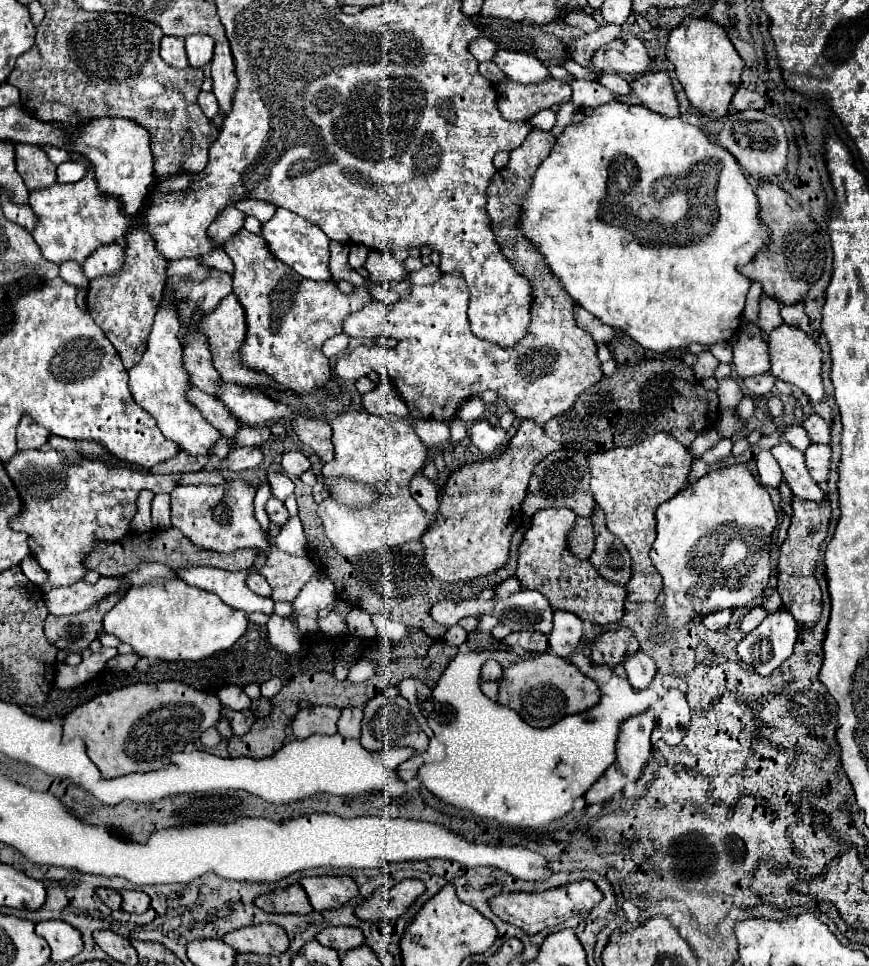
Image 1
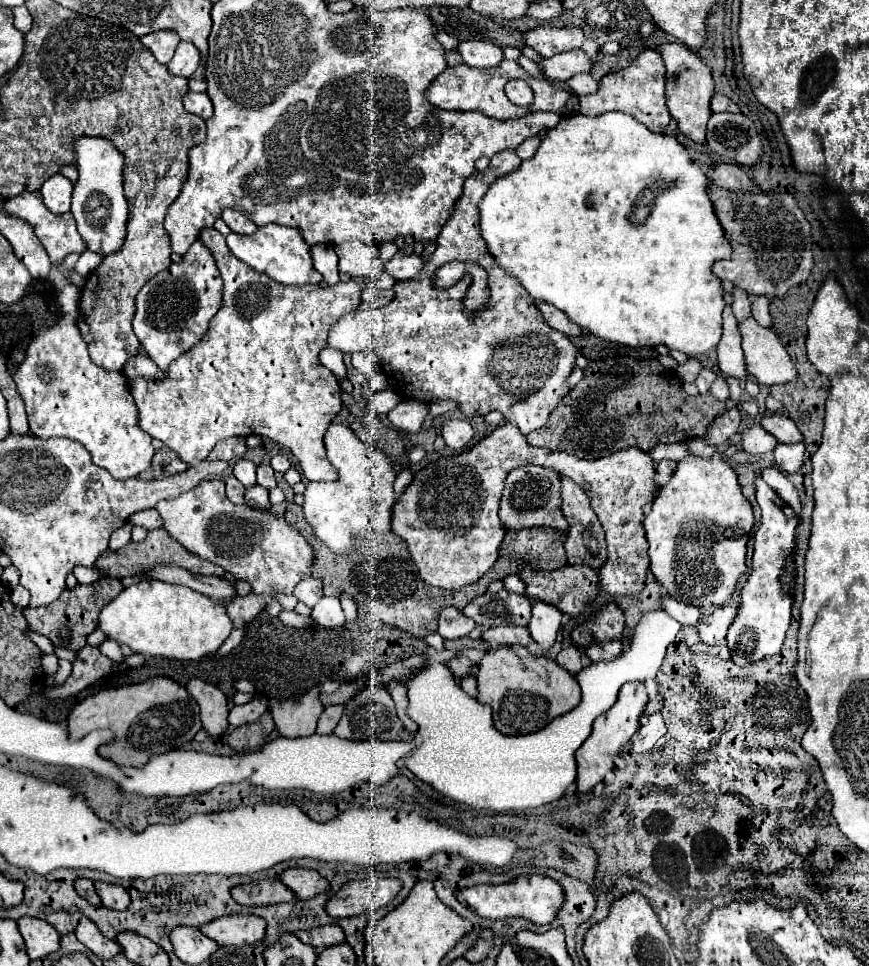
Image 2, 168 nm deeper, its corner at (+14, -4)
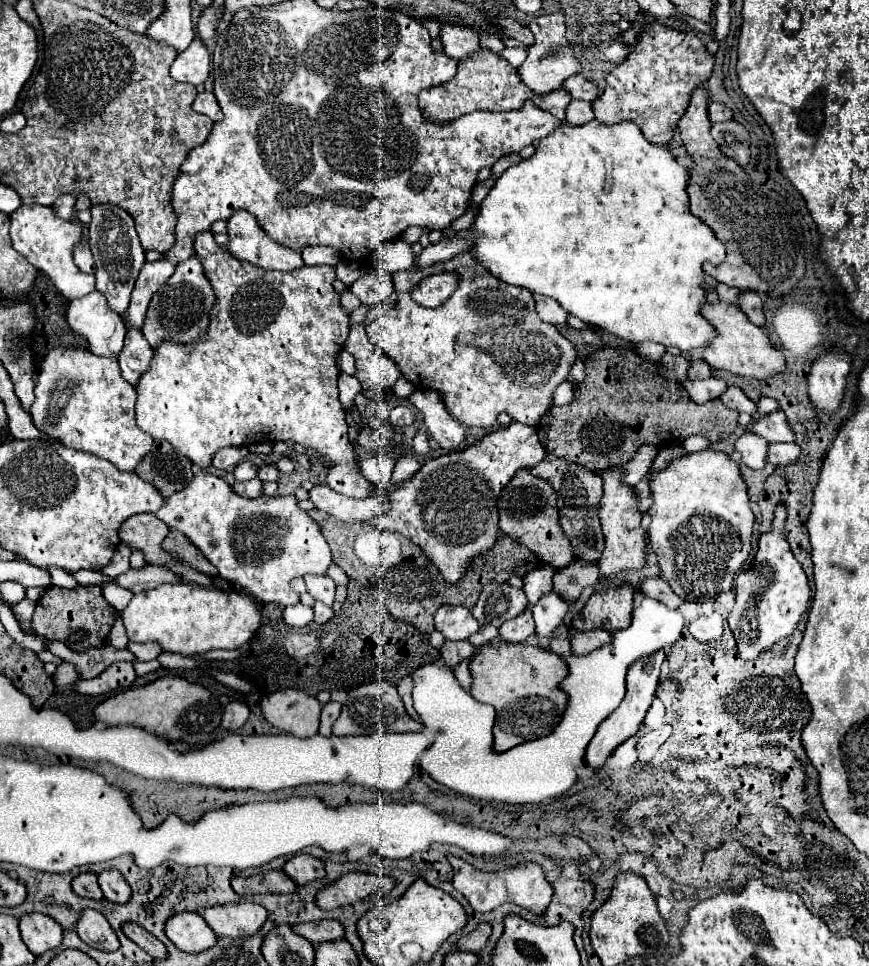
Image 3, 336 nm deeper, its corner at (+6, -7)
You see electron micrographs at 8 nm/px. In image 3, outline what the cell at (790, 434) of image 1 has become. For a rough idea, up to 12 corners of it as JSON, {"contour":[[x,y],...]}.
{"contour":[[745,433],[735,443],[743,463],[765,467],[769,441]]}

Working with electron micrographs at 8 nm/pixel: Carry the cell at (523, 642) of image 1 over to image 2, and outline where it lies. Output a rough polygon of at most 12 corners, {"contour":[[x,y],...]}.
{"contour":[[497,626],[483,632],[491,648],[531,642],[525,626]]}

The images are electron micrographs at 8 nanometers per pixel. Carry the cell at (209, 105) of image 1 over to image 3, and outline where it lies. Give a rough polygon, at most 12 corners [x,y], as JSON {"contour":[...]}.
{"contour":[[203,91],[195,97],[193,109],[211,121],[221,121],[215,95]]}

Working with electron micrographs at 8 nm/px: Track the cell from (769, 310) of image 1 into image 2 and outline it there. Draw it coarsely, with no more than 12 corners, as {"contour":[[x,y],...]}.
{"contour":[[733,288],[733,314],[737,322],[751,316],[749,294]]}

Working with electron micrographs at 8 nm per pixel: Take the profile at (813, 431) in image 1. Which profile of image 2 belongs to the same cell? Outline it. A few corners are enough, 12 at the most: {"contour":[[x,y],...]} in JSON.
{"contour":[[781,412],[765,414],[761,426],[779,442],[801,442],[803,436]]}

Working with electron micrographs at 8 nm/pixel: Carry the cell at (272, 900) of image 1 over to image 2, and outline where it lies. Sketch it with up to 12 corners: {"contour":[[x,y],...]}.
{"contour":[[277,878],[231,890],[243,906],[295,902],[291,888]]}

